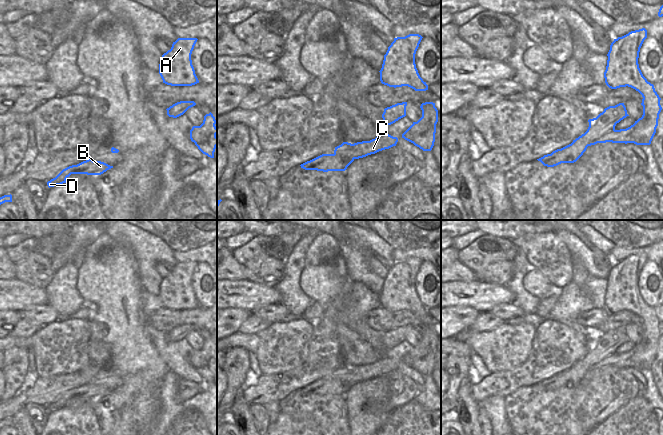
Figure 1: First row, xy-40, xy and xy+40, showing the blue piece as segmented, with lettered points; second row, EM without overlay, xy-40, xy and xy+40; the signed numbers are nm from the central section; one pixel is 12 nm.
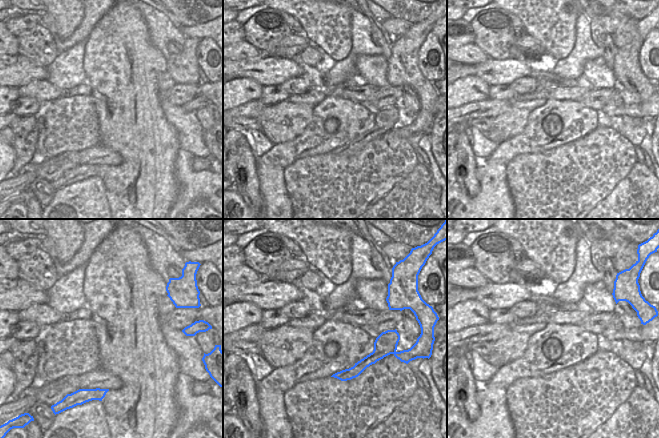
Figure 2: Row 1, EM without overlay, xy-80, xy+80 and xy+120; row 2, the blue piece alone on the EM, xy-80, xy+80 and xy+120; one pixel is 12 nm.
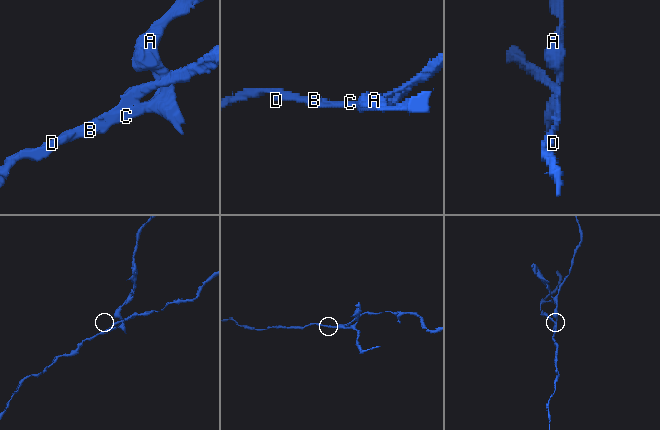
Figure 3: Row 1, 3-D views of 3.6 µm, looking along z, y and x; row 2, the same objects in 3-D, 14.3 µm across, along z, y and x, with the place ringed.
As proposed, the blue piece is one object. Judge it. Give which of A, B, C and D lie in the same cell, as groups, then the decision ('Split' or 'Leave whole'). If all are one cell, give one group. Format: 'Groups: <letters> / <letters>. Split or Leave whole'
Groups: A C / B D. Split

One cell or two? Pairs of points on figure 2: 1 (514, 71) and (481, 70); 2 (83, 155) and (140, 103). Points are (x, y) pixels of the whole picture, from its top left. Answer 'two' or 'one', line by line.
1: one
2: two

